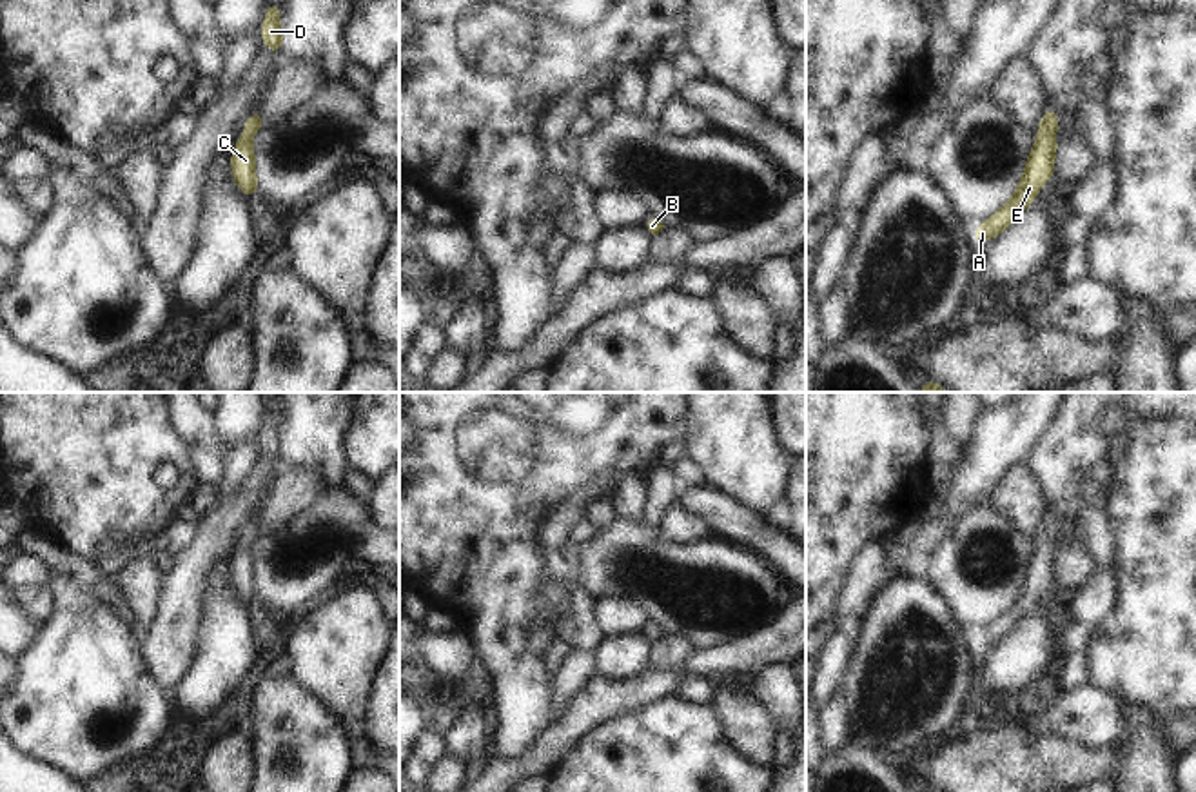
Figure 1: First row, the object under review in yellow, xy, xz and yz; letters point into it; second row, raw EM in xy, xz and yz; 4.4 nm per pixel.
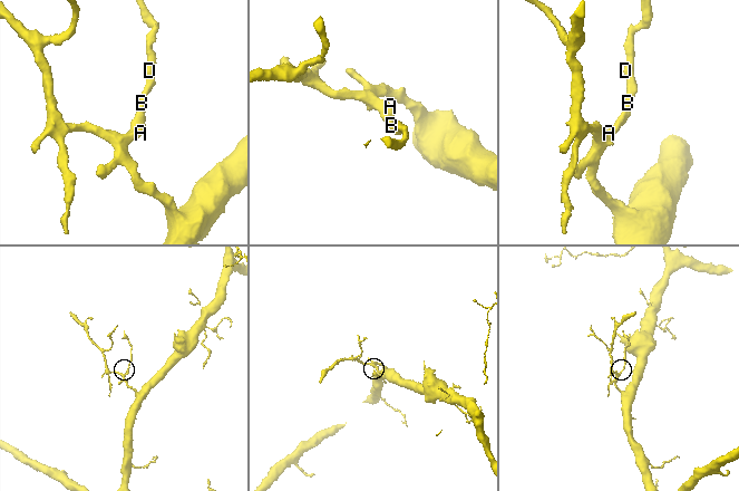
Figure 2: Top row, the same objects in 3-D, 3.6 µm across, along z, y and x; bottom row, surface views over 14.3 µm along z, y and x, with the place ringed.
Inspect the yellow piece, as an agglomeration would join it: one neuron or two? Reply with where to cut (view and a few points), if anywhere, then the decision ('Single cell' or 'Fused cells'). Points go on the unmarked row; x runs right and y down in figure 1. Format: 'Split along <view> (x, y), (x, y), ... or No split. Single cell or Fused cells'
No split. Single cell.

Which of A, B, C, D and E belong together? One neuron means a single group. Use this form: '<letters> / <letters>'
A B C D E

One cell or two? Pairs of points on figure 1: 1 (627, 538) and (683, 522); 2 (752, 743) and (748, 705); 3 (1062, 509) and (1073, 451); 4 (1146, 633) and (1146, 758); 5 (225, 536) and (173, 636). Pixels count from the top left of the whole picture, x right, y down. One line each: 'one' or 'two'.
1: two
2: one
3: one
4: two
5: one

